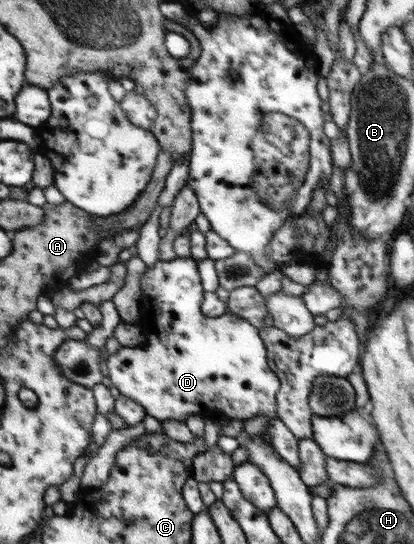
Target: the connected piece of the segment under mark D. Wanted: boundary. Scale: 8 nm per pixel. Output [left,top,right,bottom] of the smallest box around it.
[104,259,279,443]

